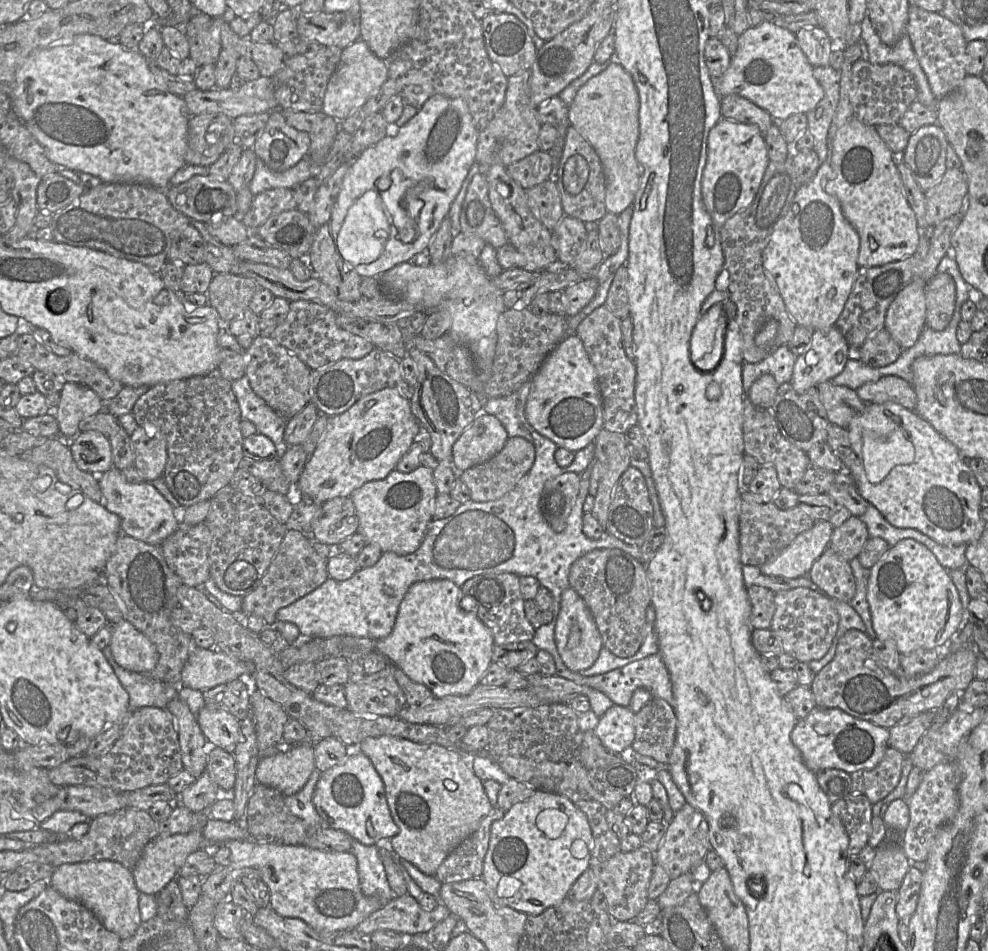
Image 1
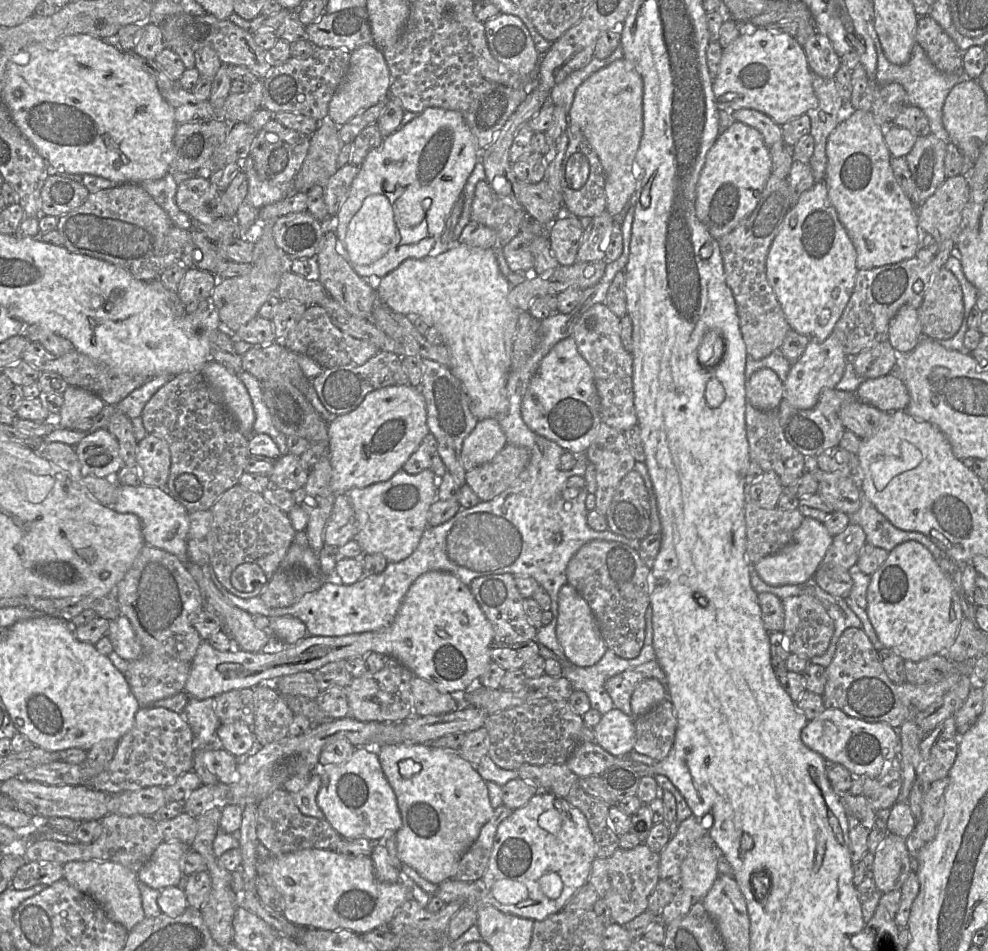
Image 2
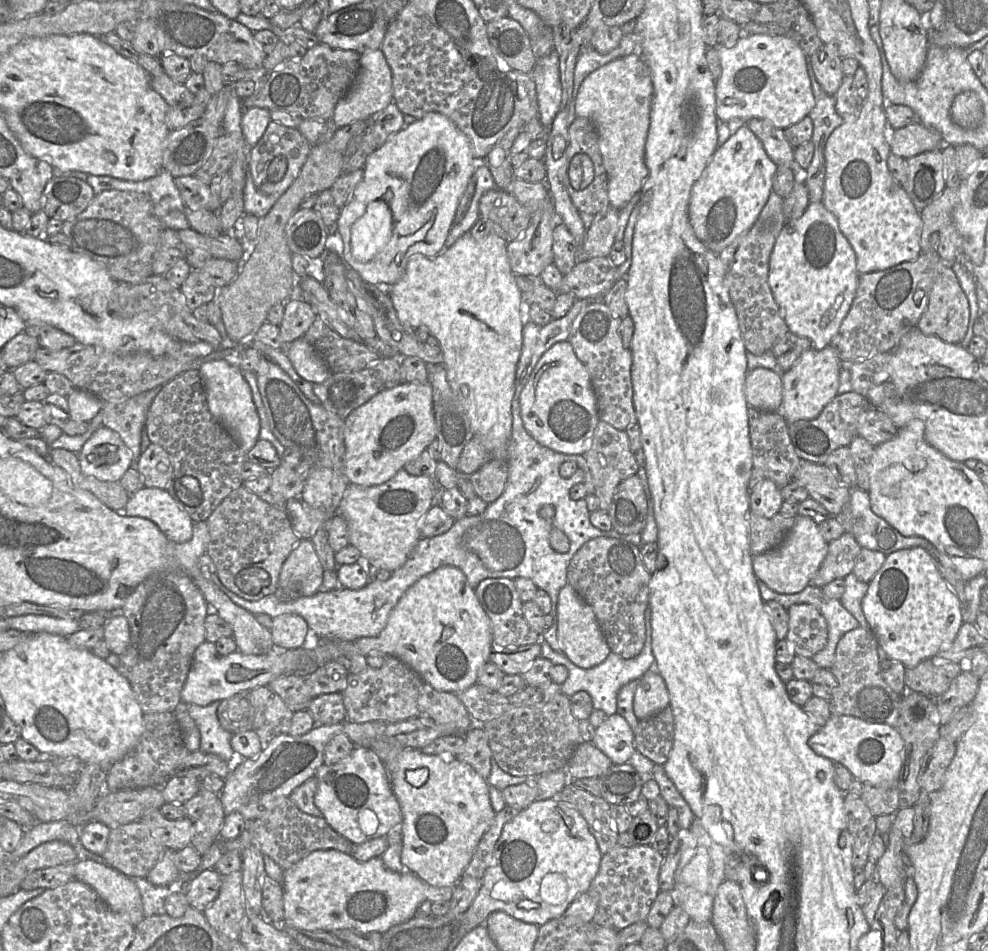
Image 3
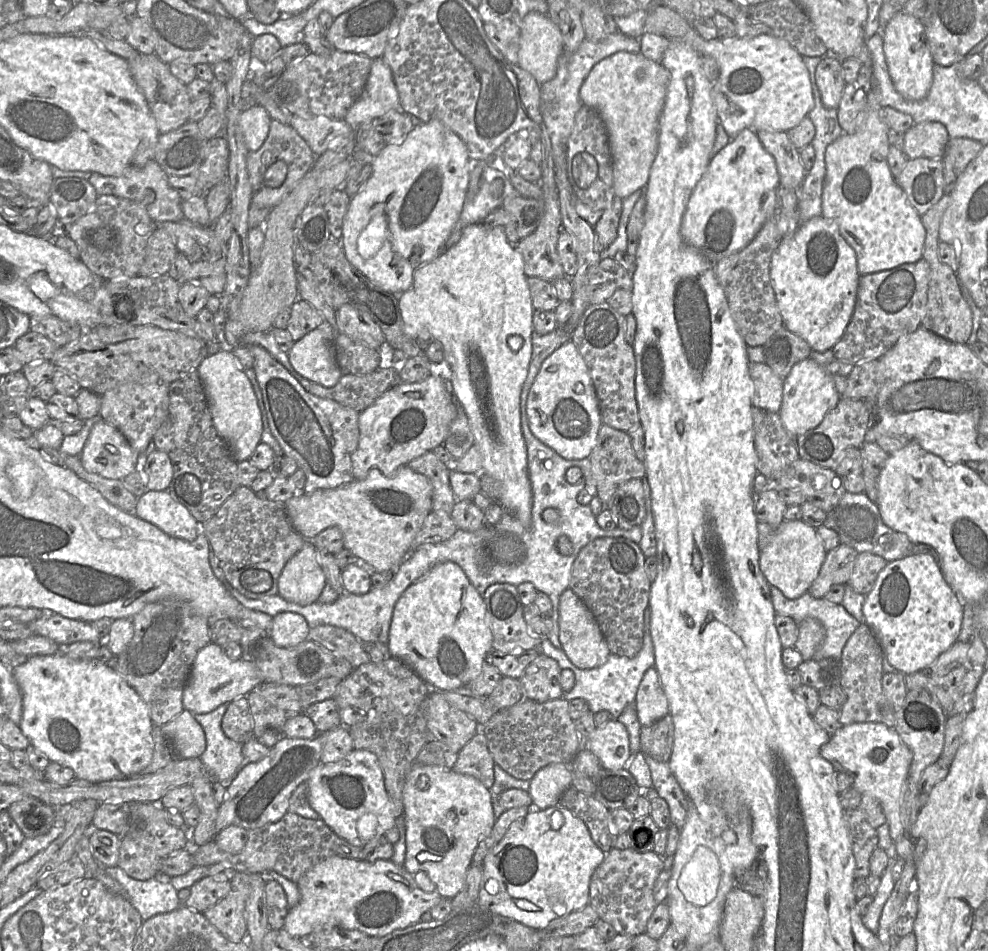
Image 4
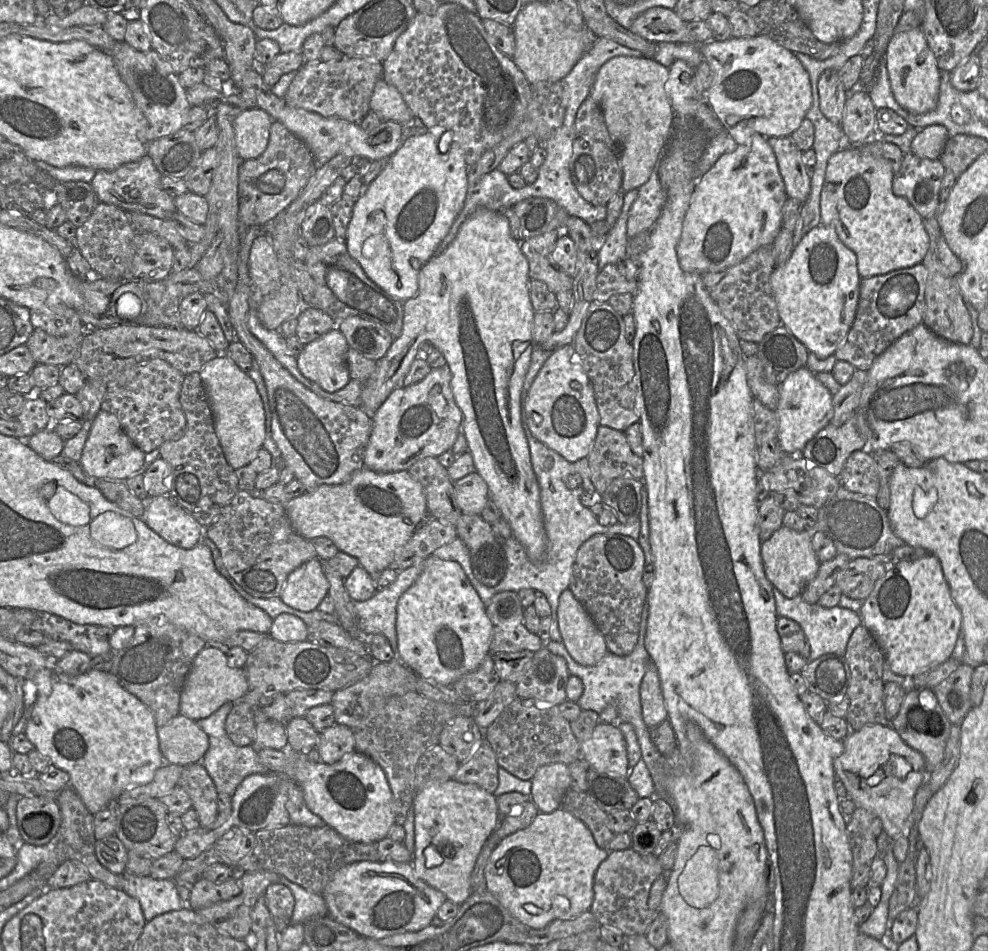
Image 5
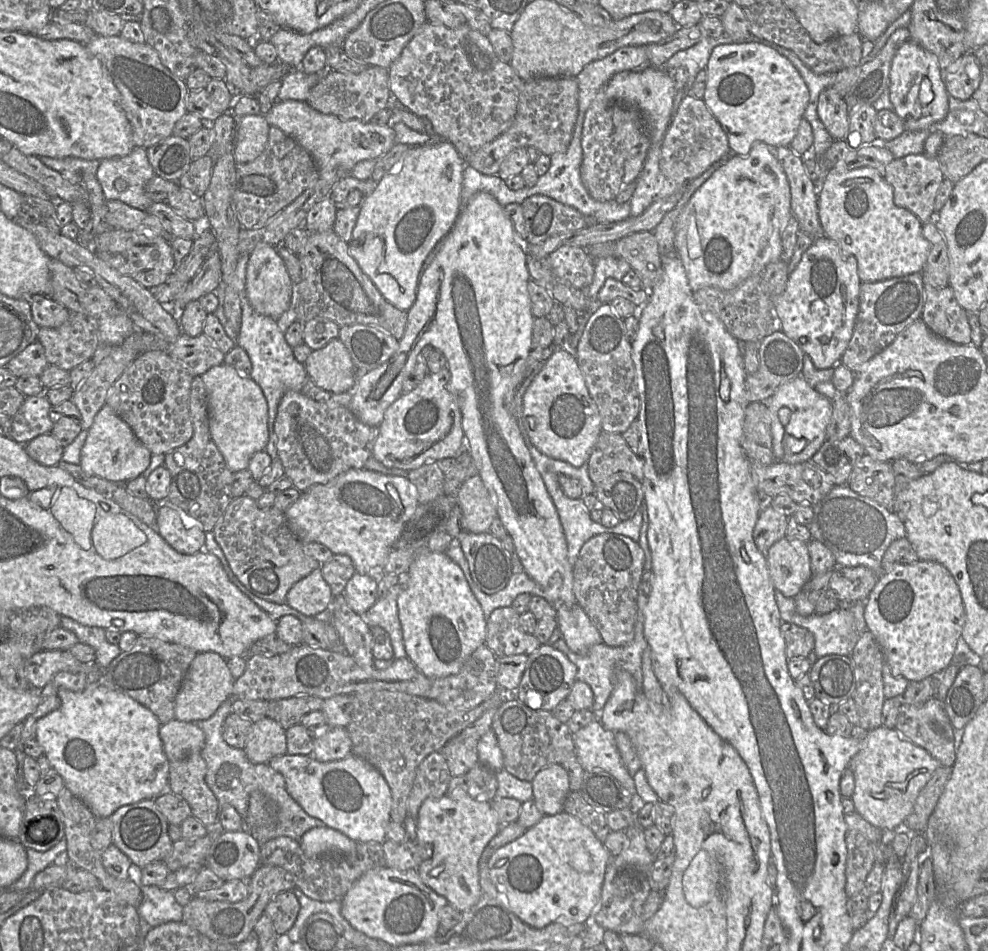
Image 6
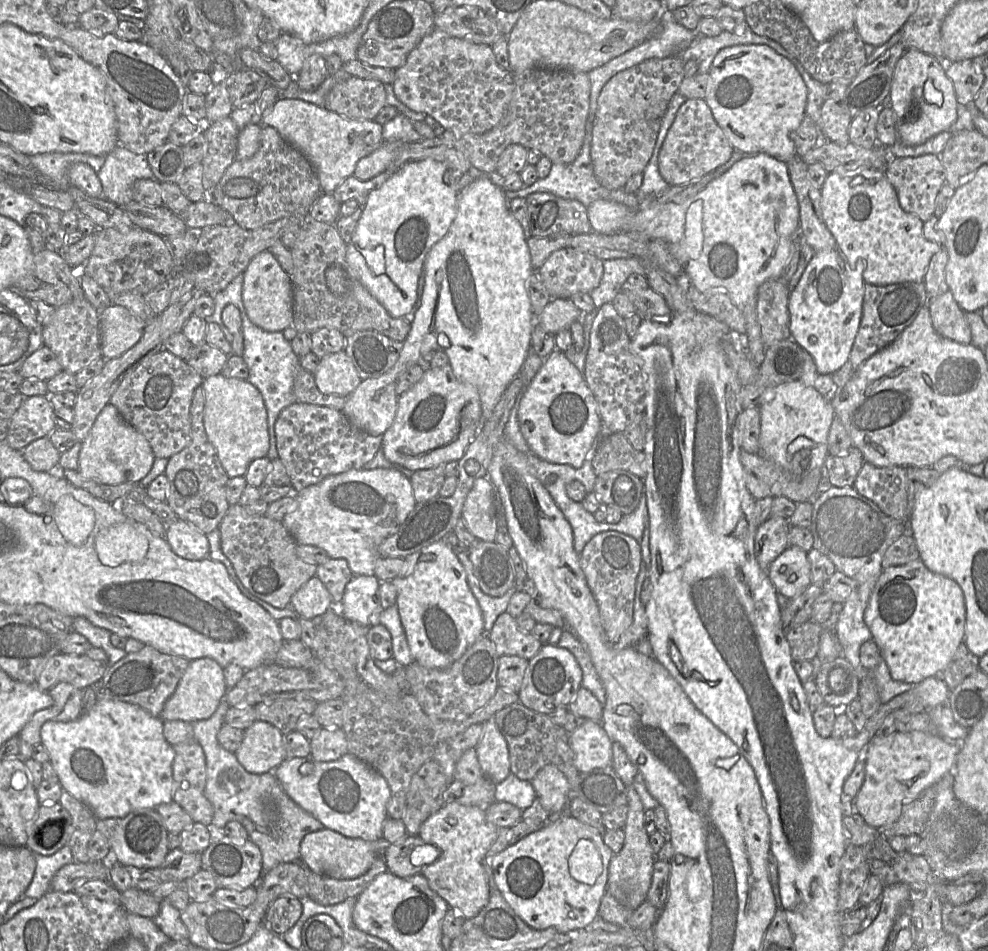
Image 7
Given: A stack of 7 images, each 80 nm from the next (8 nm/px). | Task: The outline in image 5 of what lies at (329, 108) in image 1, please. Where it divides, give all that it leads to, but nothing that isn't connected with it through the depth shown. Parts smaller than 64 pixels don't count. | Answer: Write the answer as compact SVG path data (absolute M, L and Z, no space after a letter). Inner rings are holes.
M381 78L375 84L370 99L370 111L382 121L392 120L401 125L413 119L413 113L405 103L400 92Z

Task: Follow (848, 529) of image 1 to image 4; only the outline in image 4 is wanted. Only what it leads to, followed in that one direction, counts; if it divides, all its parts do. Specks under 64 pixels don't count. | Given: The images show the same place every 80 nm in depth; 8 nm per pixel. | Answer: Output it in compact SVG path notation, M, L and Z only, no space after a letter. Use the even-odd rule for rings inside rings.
M843 543L827 552L819 573L807 592L814 598L823 598L831 586L845 585L850 578L857 555L855 549Z

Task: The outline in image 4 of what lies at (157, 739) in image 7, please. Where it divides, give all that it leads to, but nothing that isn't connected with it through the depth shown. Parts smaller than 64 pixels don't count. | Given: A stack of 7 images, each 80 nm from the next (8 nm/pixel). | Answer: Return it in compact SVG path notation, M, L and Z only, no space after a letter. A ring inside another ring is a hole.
M59 651L53 655L35 655L28 658L25 663L12 669L12 675L22 697L22 717L19 727L30 744L43 752L48 760L71 768L75 773L75 778L87 780L91 783L120 780L129 776L144 774L142 772L151 763L154 753L153 722L149 709L141 696L115 669L110 668L106 663L96 658L91 660L75 660L61 654L61 651Z

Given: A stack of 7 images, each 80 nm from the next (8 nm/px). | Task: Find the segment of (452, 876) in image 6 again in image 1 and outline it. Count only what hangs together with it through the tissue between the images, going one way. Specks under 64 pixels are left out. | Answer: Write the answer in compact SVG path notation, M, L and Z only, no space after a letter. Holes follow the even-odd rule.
M387 735L367 737L359 743L359 749L369 757L384 782L388 806L399 827L398 834L390 841L393 850L399 858L411 862L426 875L435 876L447 856L472 835L495 808L489 801L483 781L469 763L476 754L462 749L458 753L435 743L417 743Z

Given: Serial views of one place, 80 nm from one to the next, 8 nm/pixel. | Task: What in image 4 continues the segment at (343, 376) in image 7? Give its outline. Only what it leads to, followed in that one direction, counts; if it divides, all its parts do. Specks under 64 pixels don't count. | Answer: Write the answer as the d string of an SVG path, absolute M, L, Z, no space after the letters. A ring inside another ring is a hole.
M323 322L294 342L288 352L291 365L301 376L324 387L333 387L343 375L333 349L335 330Z

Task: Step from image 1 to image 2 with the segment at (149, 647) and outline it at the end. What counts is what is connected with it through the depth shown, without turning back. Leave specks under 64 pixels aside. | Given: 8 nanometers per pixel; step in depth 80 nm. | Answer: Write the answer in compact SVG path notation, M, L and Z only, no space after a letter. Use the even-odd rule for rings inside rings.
M120 615L110 620L107 635L111 641L113 651L122 659L133 661L140 657L142 645L129 619Z

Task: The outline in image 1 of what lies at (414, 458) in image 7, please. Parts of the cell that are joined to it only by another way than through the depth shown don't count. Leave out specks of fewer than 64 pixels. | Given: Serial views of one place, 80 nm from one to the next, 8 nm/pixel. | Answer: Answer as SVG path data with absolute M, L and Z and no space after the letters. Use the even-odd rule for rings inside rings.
M390 387L367 394L345 412L329 417L323 439L308 458L296 482L303 501L307 505L323 504L335 497L350 496L366 482L386 478L414 442L419 428L419 421L411 412L410 400L402 397L396 388Z

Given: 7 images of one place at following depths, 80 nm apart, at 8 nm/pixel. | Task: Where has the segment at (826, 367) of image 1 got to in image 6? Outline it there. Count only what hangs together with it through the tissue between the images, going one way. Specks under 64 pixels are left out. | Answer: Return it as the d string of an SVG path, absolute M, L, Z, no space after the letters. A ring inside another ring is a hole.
M799 376L780 385L766 401L771 416L773 453L777 462L798 464L809 461L827 440L827 427L832 417L832 401L816 391L803 377ZM788 407L789 422L783 424L779 410Z

